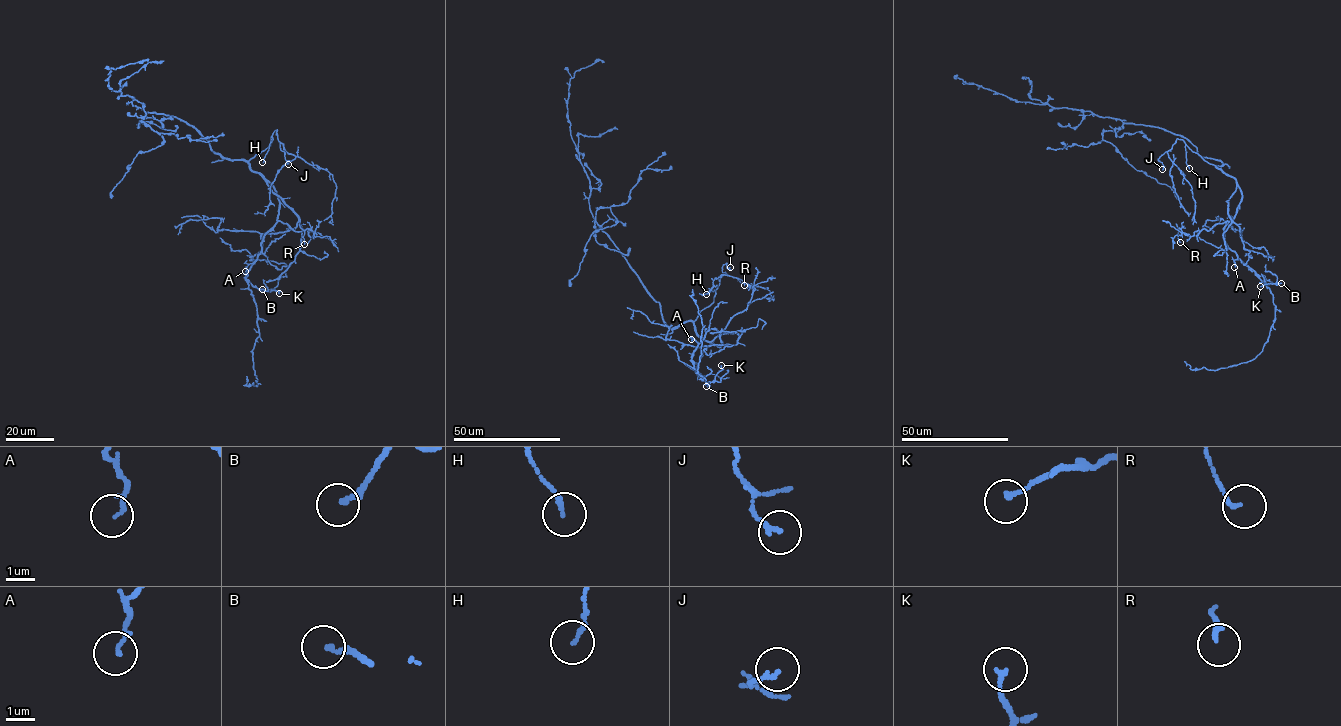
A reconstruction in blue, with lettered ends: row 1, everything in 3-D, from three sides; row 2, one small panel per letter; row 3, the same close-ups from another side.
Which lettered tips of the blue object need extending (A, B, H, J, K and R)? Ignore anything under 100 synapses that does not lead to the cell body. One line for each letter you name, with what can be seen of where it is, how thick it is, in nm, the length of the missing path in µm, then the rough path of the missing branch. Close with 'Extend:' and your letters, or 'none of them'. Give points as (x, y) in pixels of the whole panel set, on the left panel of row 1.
Extend: none of them

